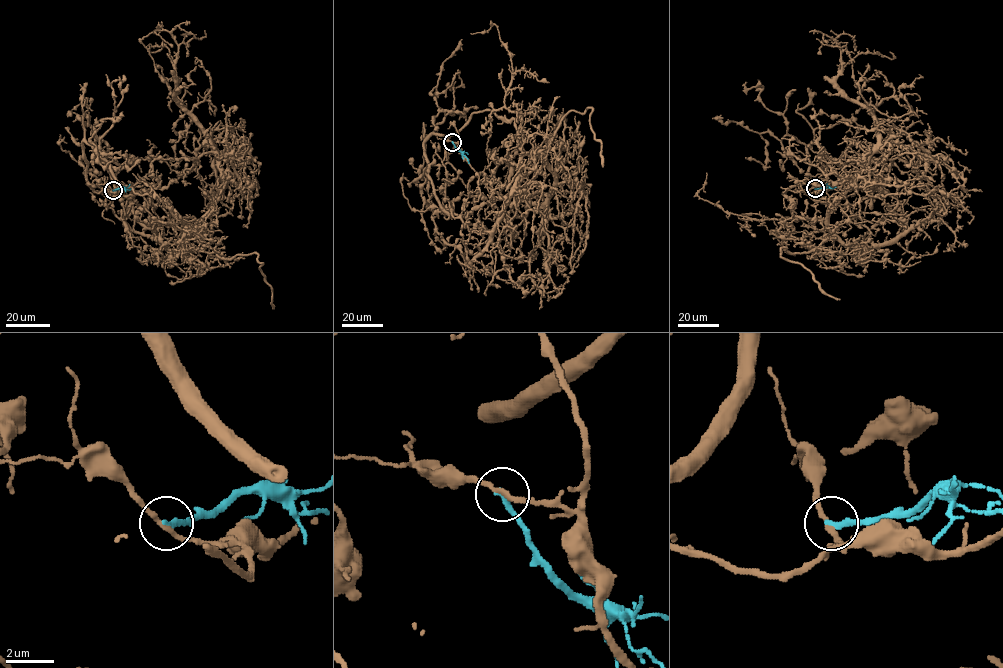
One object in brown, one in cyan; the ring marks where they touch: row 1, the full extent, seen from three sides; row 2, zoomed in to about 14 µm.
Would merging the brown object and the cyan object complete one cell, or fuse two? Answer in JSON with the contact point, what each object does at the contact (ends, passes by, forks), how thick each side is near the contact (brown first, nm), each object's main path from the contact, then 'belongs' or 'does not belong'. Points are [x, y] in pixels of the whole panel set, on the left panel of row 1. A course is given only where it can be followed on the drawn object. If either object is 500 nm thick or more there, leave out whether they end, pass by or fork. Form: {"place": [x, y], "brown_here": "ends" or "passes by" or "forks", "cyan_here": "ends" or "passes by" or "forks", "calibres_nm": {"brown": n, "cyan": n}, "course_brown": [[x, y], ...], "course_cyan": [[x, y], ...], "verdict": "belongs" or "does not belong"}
{"place": [113, 190], "brown_here": "passes by", "cyan_here": "ends", "calibres_nm": {"brown": 200, "cyan": 280}, "course_brown": [[113, 190], [139, 191], [179, 251], [191, 228], [83, 141], [95, 191], [167, 187], [187, 163]], "course_cyan": [[113, 190], [130, 188]], "verdict": "does not belong"}

